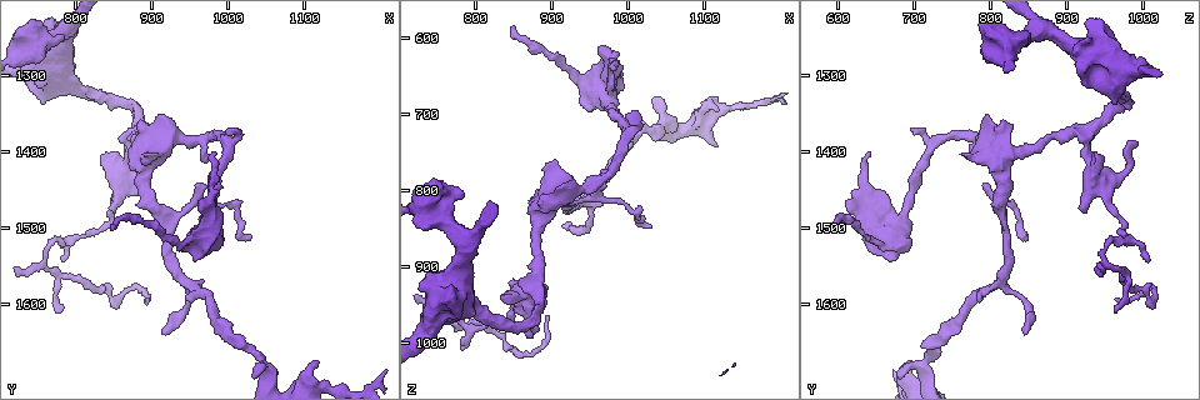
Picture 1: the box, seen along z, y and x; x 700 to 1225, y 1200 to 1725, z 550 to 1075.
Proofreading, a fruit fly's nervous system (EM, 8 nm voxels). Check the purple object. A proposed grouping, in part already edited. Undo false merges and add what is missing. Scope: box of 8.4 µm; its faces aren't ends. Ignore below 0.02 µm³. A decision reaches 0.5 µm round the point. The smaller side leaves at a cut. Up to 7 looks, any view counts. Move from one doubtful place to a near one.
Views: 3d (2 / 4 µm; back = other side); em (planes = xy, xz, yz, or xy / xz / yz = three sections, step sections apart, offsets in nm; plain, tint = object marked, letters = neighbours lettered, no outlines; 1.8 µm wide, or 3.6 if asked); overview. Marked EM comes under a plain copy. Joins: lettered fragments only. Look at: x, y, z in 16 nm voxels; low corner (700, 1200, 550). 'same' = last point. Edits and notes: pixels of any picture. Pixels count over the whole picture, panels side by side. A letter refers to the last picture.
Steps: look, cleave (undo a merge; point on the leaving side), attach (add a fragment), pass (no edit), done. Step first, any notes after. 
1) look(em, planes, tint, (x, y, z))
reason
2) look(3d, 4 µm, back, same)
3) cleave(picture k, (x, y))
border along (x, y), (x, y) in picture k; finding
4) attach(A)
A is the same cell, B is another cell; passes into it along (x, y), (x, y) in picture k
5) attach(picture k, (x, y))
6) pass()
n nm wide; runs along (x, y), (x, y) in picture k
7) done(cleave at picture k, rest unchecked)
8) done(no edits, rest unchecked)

look(em, yz, step 8, tint, (795, 1515, 980))
abrupt turn

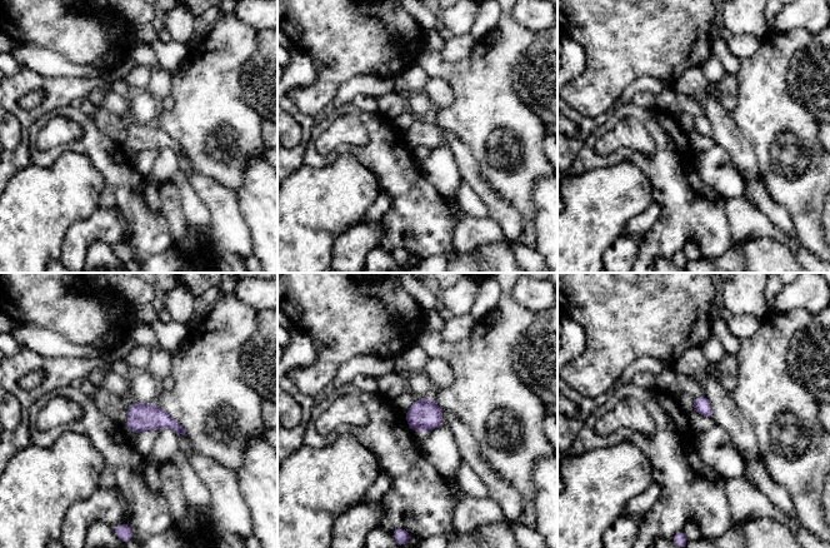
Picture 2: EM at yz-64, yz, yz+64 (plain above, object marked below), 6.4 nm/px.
look(em, planes, letters, same)

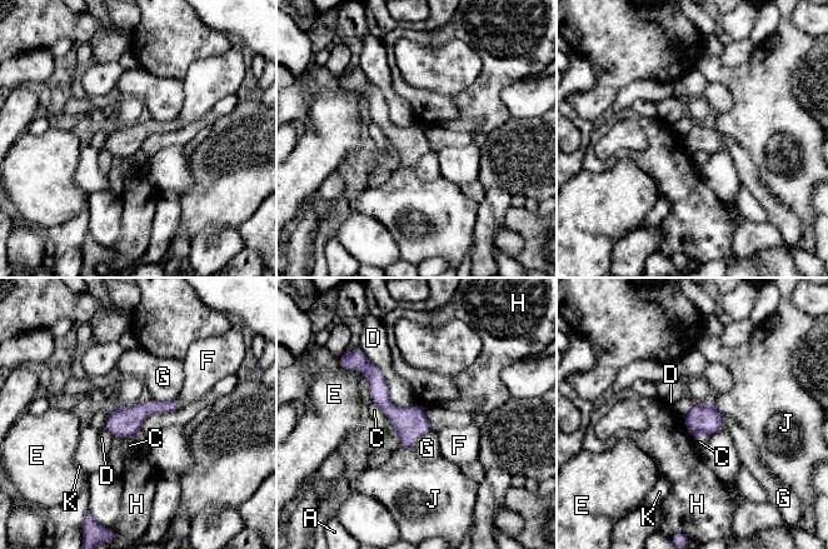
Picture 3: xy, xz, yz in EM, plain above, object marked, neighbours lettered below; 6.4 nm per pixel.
pass()
190 nm wide; A, C, D, E, F, G, H, J and K are other cells; runs along (362, 368), (409, 428), (410, 444) in picture 3; all the same cell

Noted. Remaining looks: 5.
look(em, 3.6 µm, yz, step 4, tint, (885, 1370, 935))
sharp bend

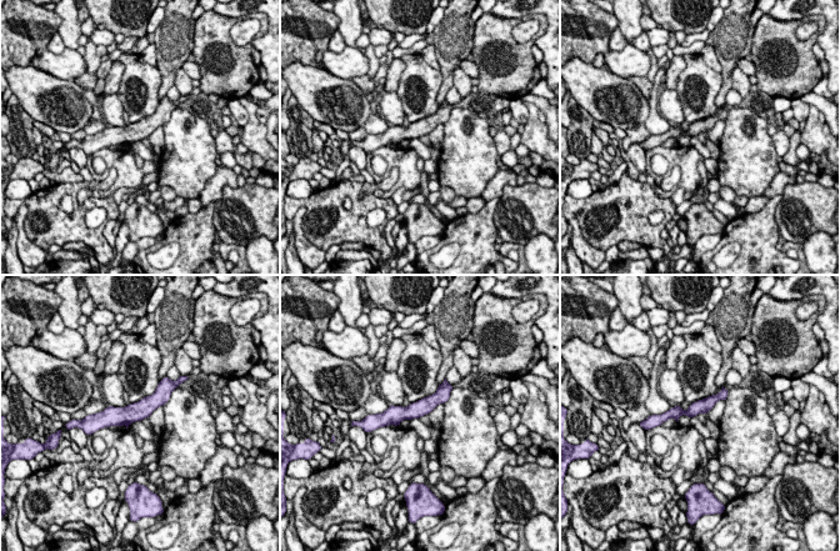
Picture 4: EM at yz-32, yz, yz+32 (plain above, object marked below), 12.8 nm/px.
look(em, 3.6 µm, planes, letters, same)

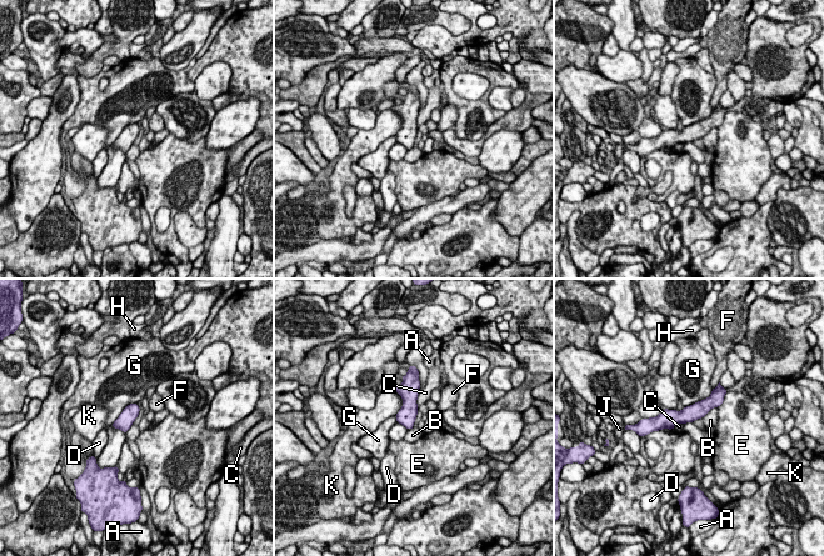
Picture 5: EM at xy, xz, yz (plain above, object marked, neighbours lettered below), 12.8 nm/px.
pass()
200 nm wide; A, B, C, D, E, F, G, H, J and K are other cells; border along (717, 406), (713, 406), (702, 417) in picture 5; all the same cell

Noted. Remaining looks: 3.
look(3d, 4 µm, (950, 1385, 795))

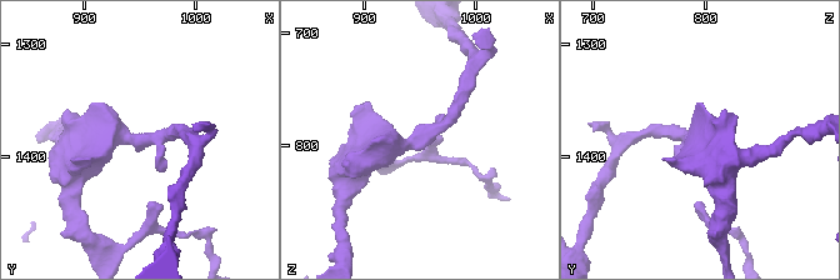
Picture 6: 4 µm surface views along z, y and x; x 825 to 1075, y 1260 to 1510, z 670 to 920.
look(em, yz, step 8, tint, (952, 1384, 794))
shape alone is not enough

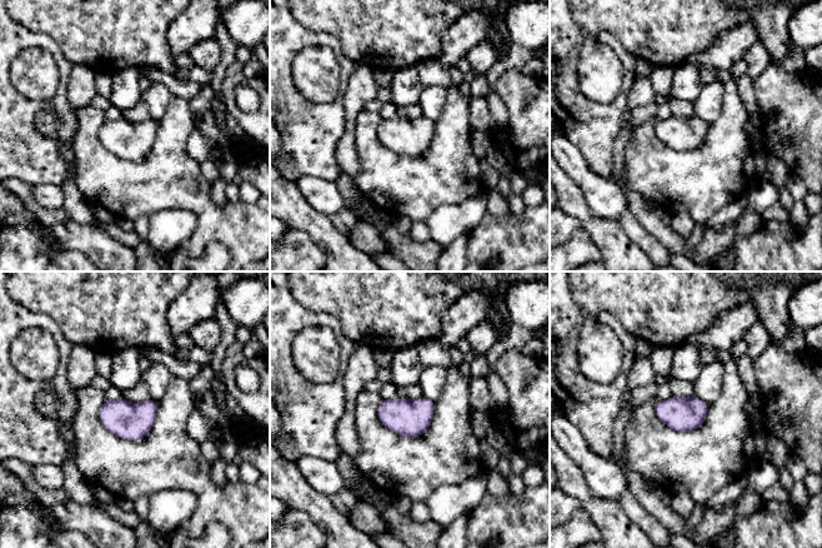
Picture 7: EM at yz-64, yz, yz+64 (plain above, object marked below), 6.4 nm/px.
look(em, planes, letters, same)
cut it another way

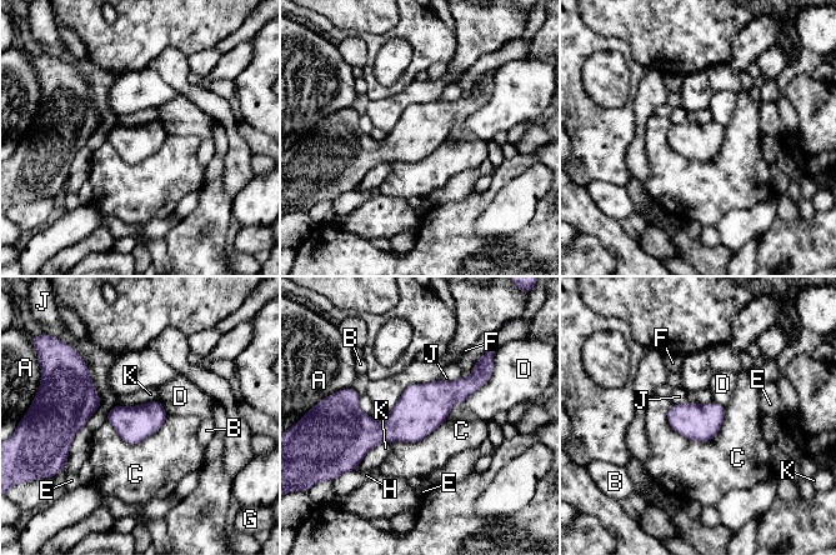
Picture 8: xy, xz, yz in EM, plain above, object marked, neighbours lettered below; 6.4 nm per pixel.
pass()
240 nm wide; A, B, C, D, E, F, G, H, J and K are other cells; runs along (484, 378), (396, 426), (345, 410) in picture 8; all the same cell

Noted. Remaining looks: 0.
done(no edits, rest unchecked)

